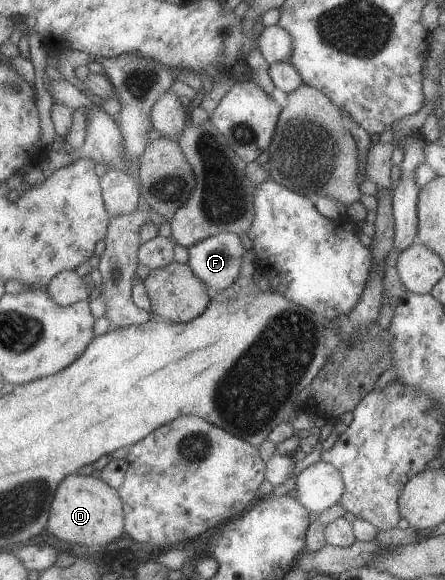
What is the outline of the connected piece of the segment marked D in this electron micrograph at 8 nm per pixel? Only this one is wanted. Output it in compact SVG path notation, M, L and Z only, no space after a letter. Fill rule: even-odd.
M76 472L71 473L59 483L55 491L46 531L52 533L52 535L56 535L58 539L88 547L106 547L106 545L114 543L116 539L118 541L125 539L125 519L122 498L118 490L104 483L101 478L85 476Z

